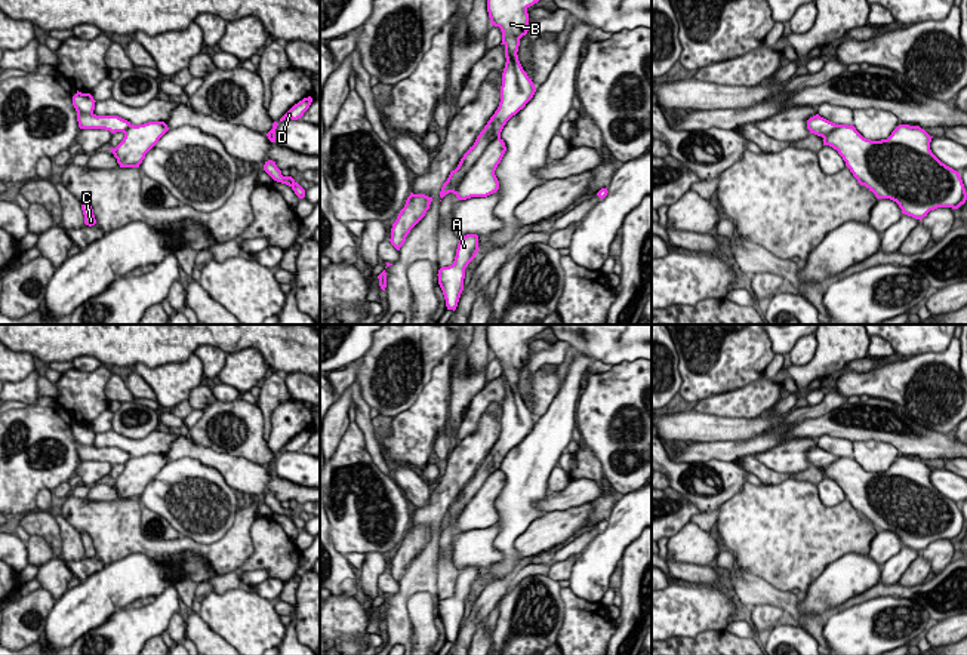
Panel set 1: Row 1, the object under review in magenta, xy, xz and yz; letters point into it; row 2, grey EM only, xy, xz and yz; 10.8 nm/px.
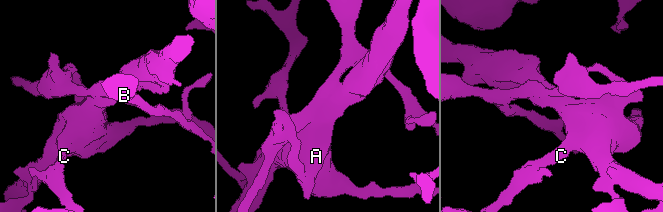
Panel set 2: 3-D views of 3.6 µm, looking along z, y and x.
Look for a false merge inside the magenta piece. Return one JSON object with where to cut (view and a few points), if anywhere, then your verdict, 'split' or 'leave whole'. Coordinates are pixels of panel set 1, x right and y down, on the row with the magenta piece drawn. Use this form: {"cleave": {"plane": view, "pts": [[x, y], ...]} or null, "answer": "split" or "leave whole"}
{"cleave": {"plane": "xz", "pts": [[499, 137], [487, 145], [477, 177], [456, 194]]}, "answer": "split"}

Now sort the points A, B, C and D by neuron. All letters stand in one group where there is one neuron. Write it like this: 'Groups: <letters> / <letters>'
Groups: A C / B D

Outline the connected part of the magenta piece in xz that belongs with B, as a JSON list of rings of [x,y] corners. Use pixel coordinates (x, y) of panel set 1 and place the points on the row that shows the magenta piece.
[[[487,0],[487,12],[492,25],[502,31],[505,46],[505,68],[502,73],[501,102],[475,142],[461,159],[458,167],[450,172],[443,184],[440,197],[446,194],[464,194],[477,178],[478,164],[484,159],[487,145],[501,138],[506,122],[515,116],[533,98],[536,87],[518,61],[520,39],[529,31],[527,9],[539,0]]]

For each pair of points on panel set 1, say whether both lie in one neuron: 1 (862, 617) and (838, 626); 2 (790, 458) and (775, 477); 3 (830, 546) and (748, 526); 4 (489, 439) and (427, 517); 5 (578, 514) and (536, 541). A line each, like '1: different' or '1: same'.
1: same
2: different
3: same
4: same
5: same

